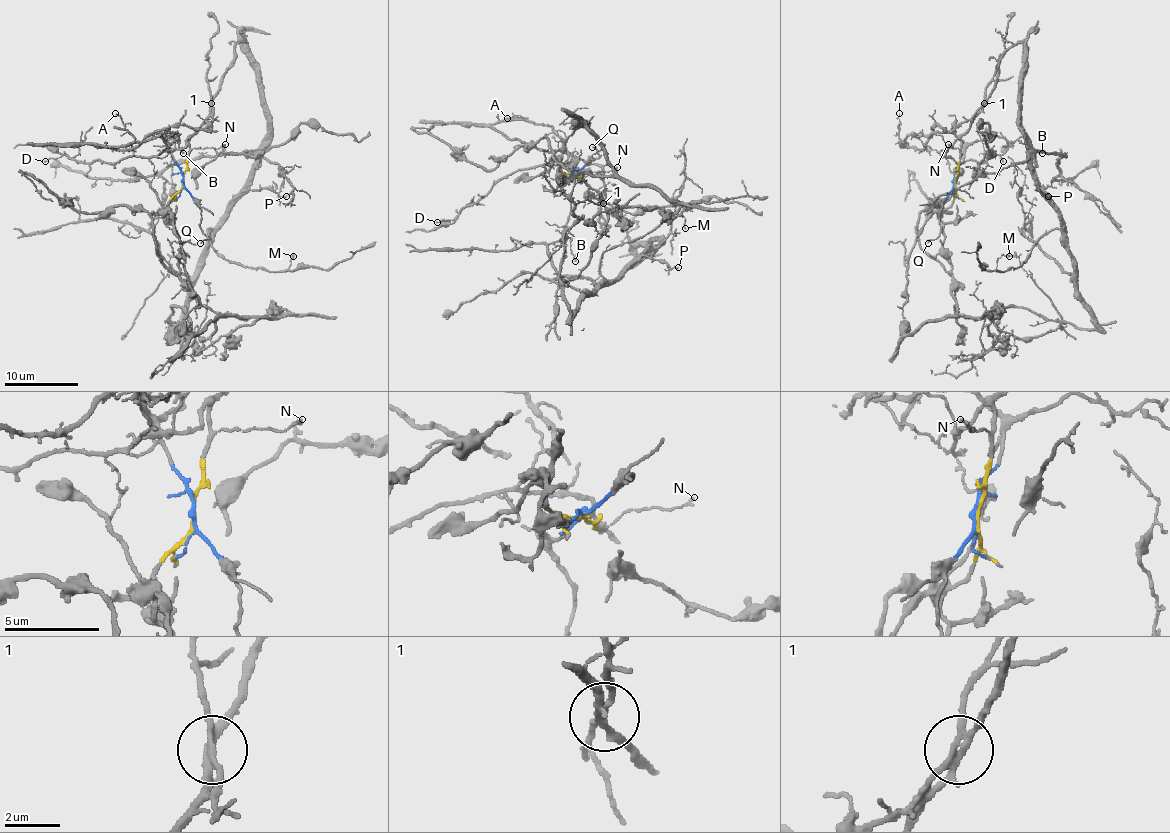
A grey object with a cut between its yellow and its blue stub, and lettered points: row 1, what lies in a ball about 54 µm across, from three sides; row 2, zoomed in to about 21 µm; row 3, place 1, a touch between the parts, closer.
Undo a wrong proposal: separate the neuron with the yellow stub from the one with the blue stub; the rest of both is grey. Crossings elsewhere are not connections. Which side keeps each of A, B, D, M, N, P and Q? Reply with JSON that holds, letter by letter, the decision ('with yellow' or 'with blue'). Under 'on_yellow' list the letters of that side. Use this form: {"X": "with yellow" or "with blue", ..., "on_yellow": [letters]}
{"A": "with blue", "B": "with blue", "D": "with yellow", "M": "with yellow", "N": "with yellow", "P": "with yellow", "Q": "with blue", "on_yellow": ["D", "M", "N", "P"]}

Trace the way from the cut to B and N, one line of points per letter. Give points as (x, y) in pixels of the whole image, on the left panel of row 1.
B: (183, 180), (181, 167), (174, 160), (170, 149), (178, 134), (174, 142), (183, 153)
N: (183, 180), (187, 155), (190, 151), (201, 147), (218, 149), (225, 143)

